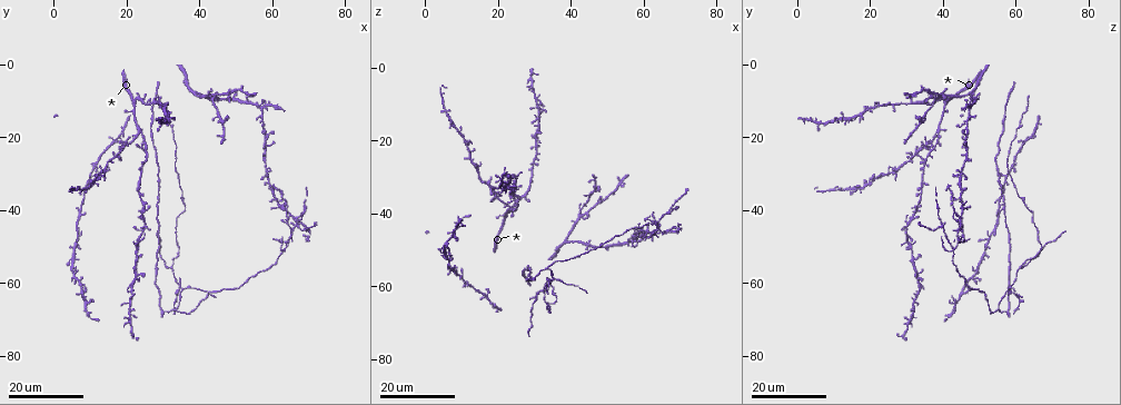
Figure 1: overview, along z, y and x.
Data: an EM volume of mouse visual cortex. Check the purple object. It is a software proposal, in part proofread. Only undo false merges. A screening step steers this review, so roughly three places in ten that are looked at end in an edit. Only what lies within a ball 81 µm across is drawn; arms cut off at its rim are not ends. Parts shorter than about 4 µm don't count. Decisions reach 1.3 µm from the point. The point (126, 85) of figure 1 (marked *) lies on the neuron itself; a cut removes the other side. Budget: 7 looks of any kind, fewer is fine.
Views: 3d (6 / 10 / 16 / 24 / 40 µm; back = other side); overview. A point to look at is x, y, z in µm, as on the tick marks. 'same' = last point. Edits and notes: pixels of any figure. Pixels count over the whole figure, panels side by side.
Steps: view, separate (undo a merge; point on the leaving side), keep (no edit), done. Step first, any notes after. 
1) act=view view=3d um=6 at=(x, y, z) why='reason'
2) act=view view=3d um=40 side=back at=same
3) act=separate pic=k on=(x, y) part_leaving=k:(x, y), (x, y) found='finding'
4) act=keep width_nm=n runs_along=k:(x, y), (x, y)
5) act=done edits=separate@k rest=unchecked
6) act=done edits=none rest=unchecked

act=view view=3d um=16 at=(27.0, 10.0, 34.5)

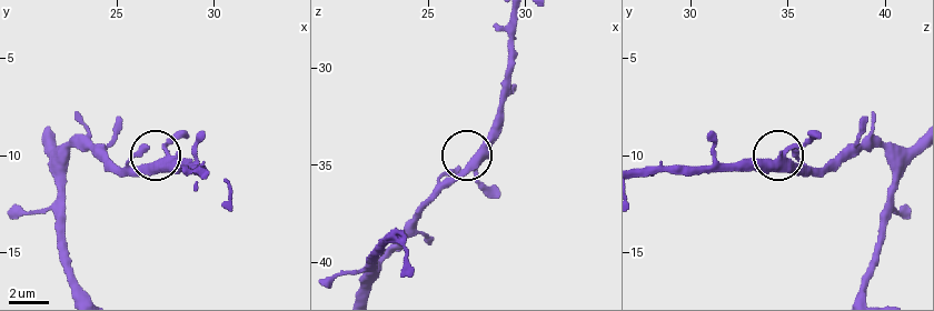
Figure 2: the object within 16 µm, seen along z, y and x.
act=view view=3d um=10 at=(27.6, 9.8, 34.9) why='closer look'

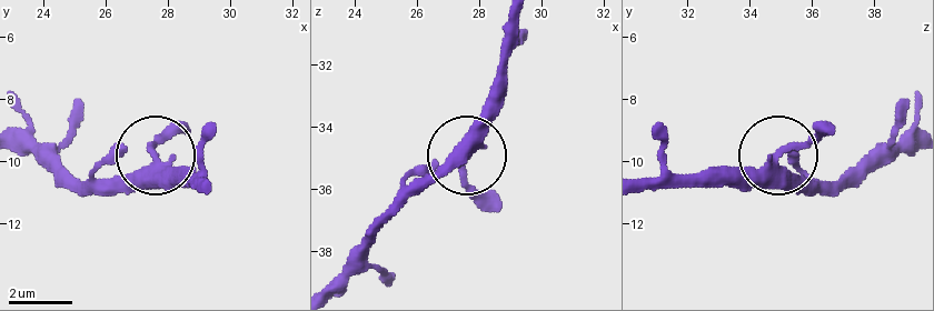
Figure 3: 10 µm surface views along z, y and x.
act=keep found='continuous, no second neuron'

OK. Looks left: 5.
act=view view=3d um=24 at=(39.0, 8.0, 47.5)

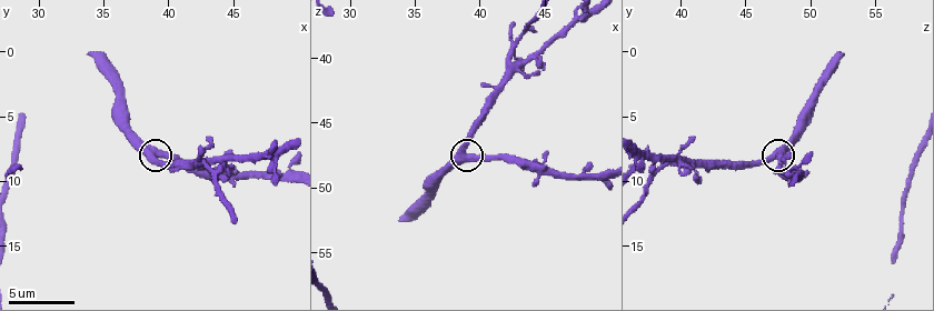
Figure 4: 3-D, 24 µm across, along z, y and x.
act=view view=3d um=6 at=(39.0, 7.6, 47.8) why='closer look'

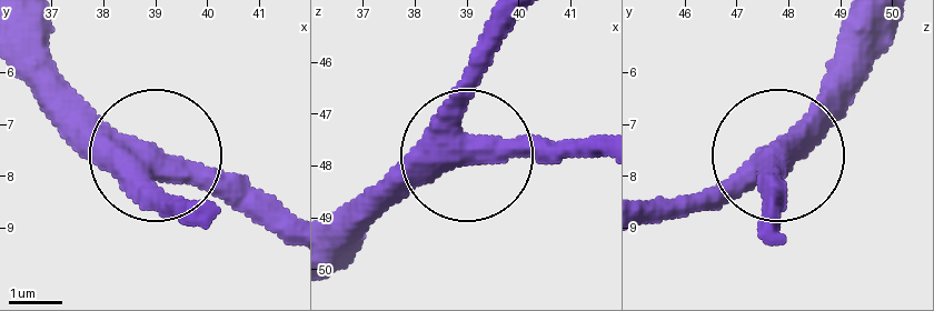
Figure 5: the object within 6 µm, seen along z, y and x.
act=keep found='one neuron here'

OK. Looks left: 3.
act=view view=3d um=16 at=(63.5, 50.5, 43.0) why='four arms meet'

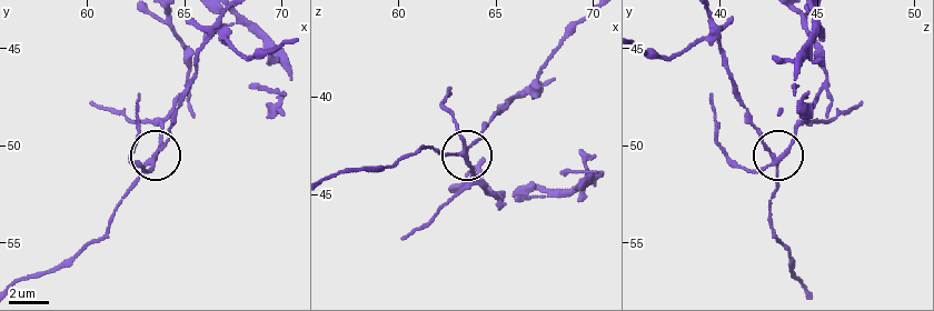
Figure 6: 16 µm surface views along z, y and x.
act=view view=3d um=6 at=(63.3, 50.8, 42.8)

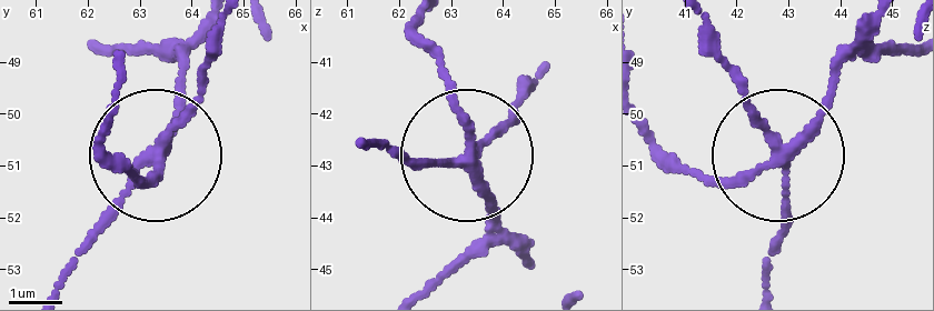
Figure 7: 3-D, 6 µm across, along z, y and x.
act=separate pic=7 on=(175, 93) arms=4 found='a second neuron is stuck on'

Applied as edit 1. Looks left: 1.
act=done edits=separate@7 rest=unchecked

